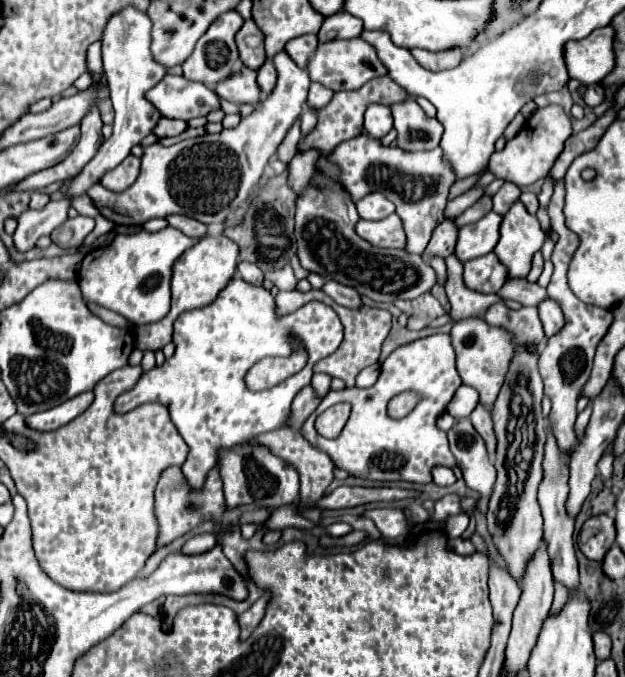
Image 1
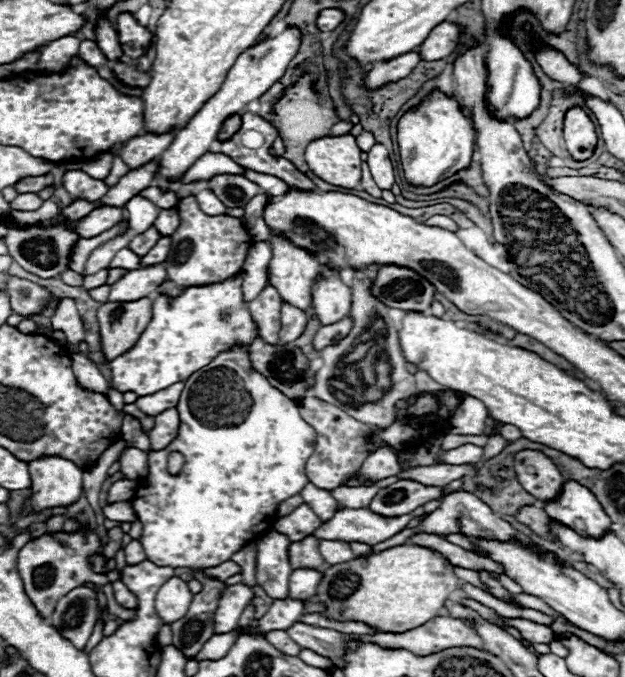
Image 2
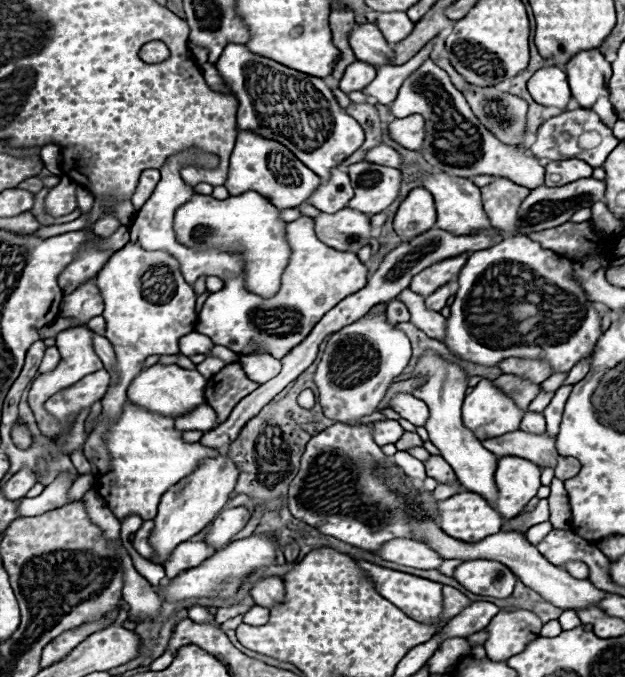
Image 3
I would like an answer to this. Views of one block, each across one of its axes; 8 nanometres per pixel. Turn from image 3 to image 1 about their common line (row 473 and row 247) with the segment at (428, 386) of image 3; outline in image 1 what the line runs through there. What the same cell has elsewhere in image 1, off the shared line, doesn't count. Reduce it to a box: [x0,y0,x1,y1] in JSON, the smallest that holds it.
[456,212,502,264]

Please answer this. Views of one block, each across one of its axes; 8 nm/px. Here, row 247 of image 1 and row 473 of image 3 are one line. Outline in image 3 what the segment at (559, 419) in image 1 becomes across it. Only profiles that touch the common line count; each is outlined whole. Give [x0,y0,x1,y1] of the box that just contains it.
[554,456,580,480]

